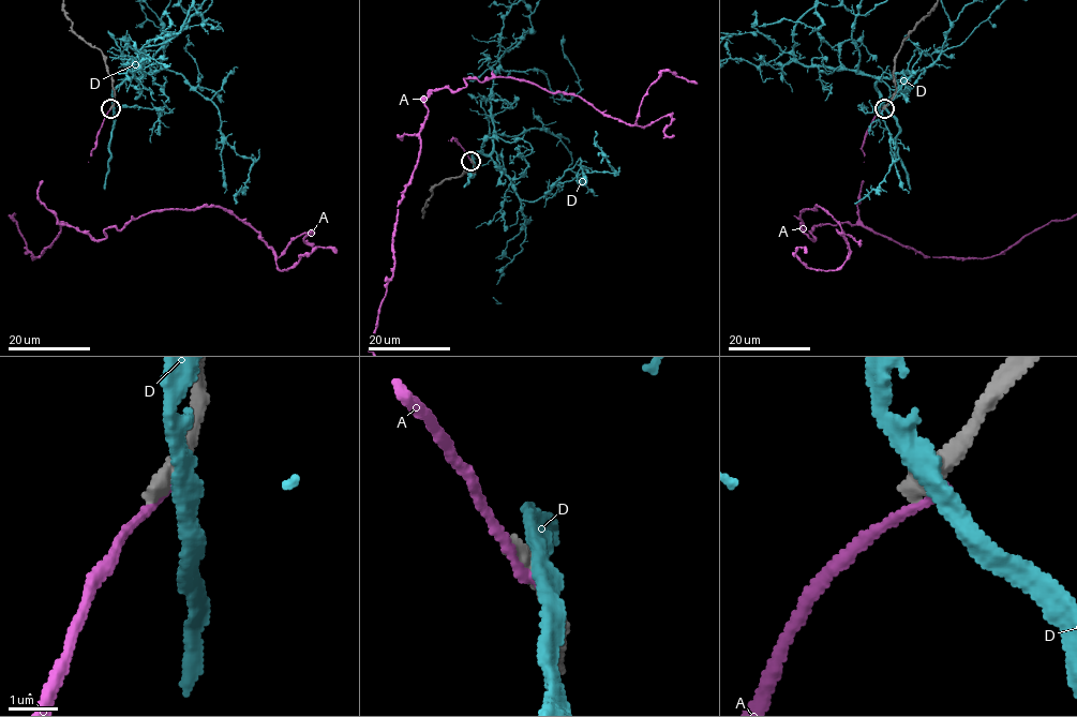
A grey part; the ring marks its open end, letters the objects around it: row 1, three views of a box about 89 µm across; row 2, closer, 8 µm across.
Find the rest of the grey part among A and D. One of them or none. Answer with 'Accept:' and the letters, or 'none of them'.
Accept: none of them

